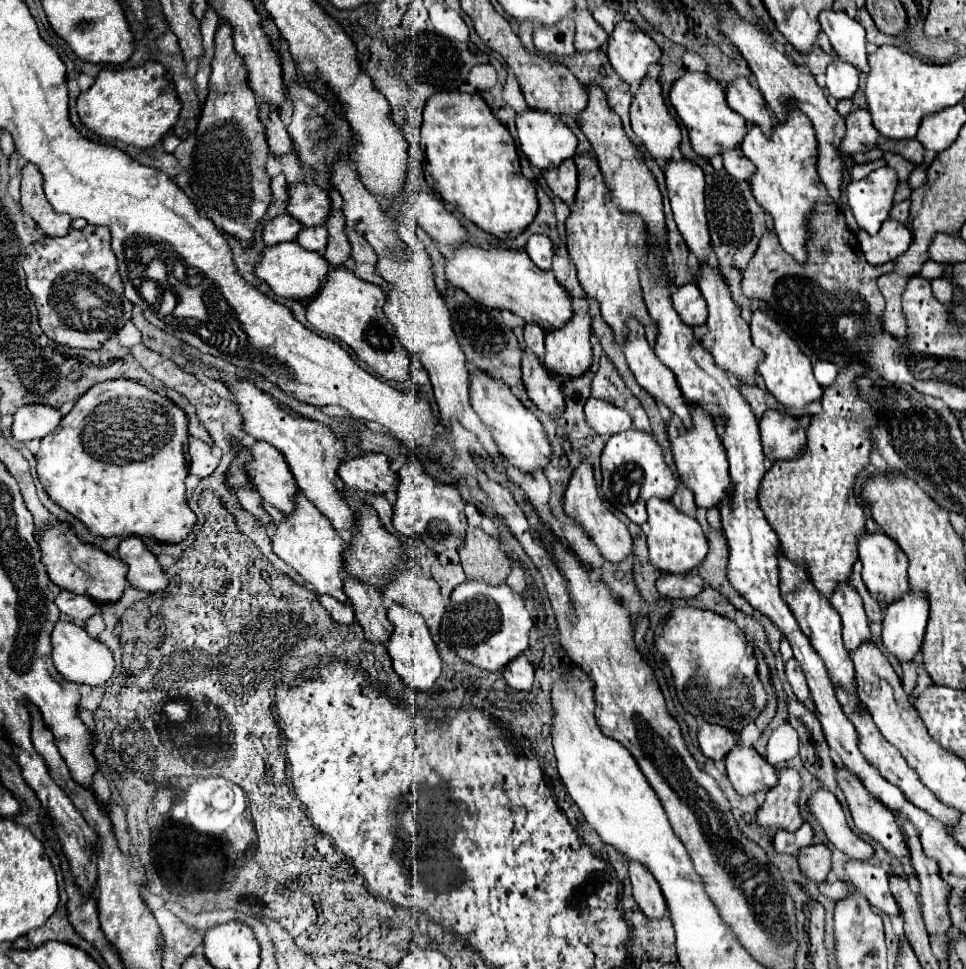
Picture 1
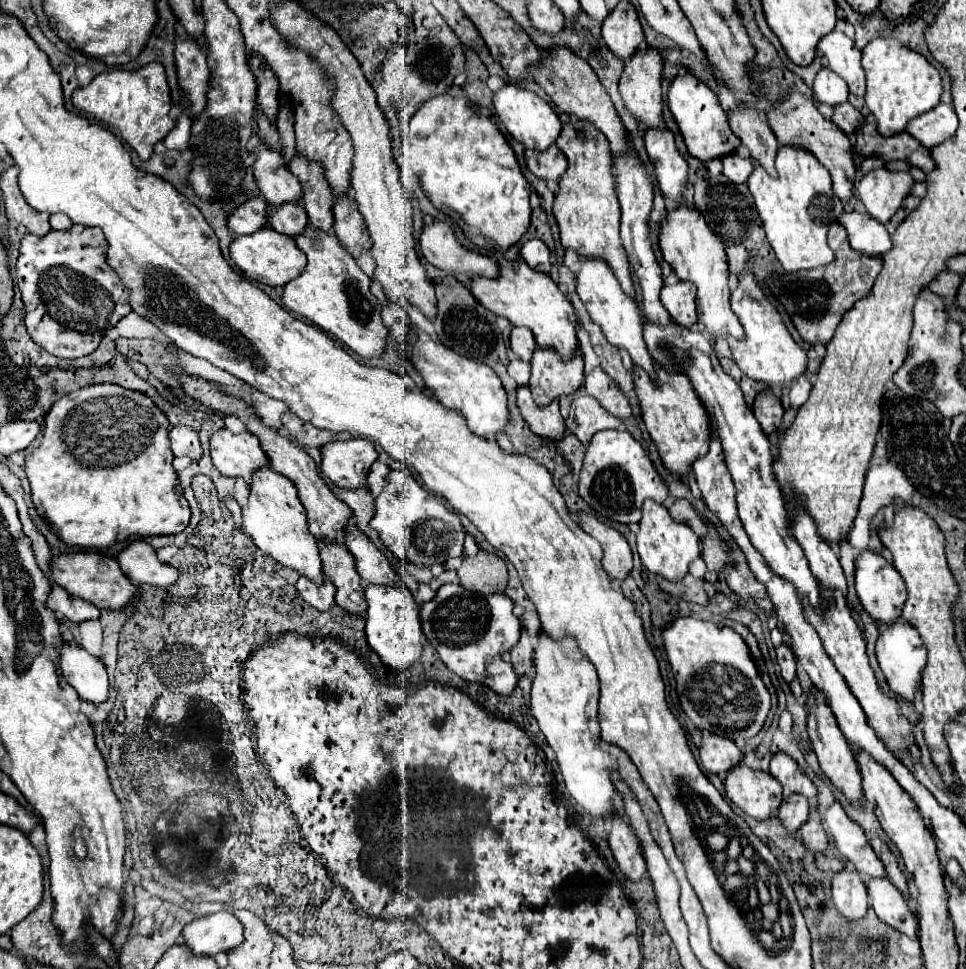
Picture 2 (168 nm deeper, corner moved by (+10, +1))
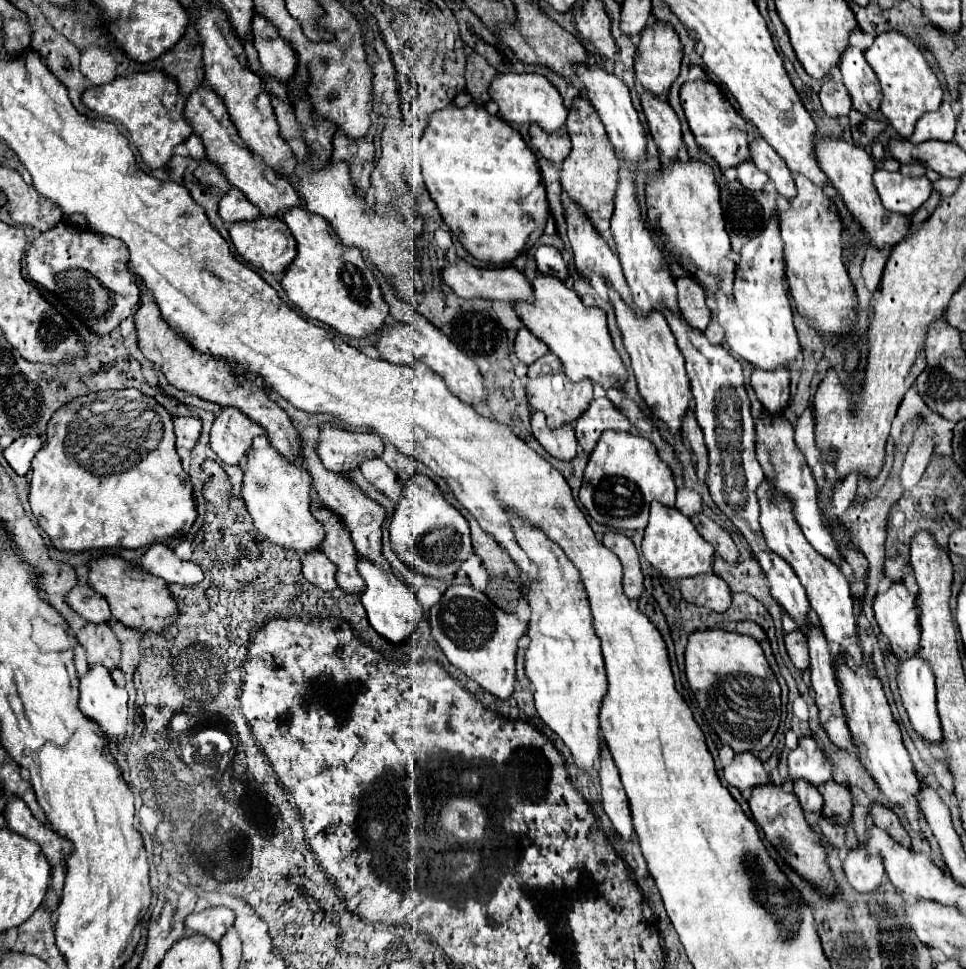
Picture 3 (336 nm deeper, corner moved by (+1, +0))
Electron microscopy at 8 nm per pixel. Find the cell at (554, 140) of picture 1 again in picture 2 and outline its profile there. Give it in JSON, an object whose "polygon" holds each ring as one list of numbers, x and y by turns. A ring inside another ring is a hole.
{"polygon":[[506,84,504,88,500,88,494,96,492,96,492,104,494,110,500,118,500,122,506,126,506,130,518,140,522,142,526,148,536,148,536,150,546,150,548,146,552,146,556,142,556,138,560,136,562,130,562,122,558,118,558,114,554,112,554,108,540,98,538,94,526,90,526,88,518,88,514,84]]}

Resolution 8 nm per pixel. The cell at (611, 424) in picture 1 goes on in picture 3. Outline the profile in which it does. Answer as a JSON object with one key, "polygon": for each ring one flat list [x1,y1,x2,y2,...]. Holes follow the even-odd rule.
{"polygon":[[607,397,593,399,591,405,587,407,587,413,583,413,575,421,577,441,585,453,593,451,603,431,607,429,629,431,629,427,631,427,629,419]]}

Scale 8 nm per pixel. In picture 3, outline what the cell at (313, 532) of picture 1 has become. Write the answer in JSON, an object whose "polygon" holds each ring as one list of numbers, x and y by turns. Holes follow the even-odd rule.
{"polygon":[[265,435,253,441,253,449,247,453,247,471,241,495,257,531,269,543,283,549,293,549,299,555,319,551,325,539,325,529,311,515,309,489,311,477,307,477,307,471,287,465,287,461,283,461,279,453,271,449,271,443,265,439]]}

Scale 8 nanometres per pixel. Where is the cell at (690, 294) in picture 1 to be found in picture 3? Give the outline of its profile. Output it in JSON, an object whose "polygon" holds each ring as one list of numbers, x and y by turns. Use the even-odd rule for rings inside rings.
{"polygon":[[679,277,675,281,677,295,679,295,679,311,687,317,687,323,699,331,705,331,711,311,705,301,703,287,693,277]]}

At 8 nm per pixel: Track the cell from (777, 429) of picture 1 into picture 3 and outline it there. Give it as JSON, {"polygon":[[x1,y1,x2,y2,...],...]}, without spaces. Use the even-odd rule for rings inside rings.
{"polygon":[[755,369,751,375,751,385,767,413,781,413,789,405,787,369,777,369,775,373,763,373,763,369]]}

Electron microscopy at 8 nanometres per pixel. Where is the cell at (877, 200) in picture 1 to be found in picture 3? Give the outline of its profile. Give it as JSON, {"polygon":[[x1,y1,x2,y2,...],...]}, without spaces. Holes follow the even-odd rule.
{"polygon":[[877,169,873,175,875,189,881,197,881,203,887,211,909,217,915,213,931,195,931,181,923,177,905,177,901,173,889,173]]}

